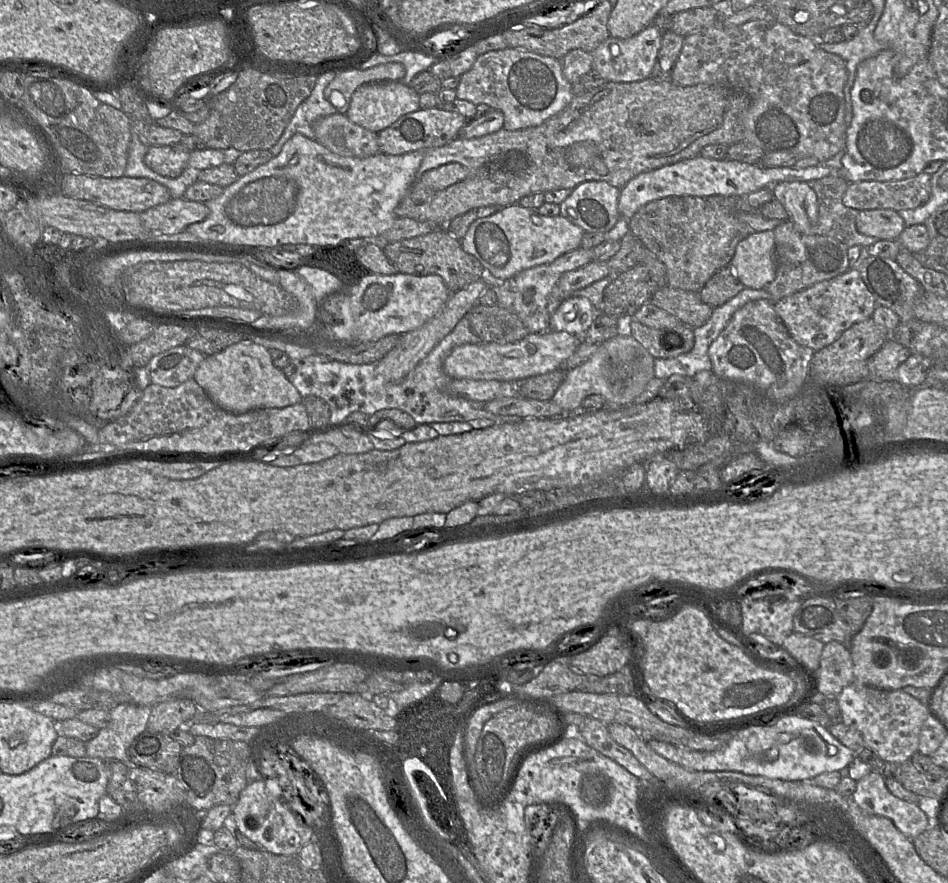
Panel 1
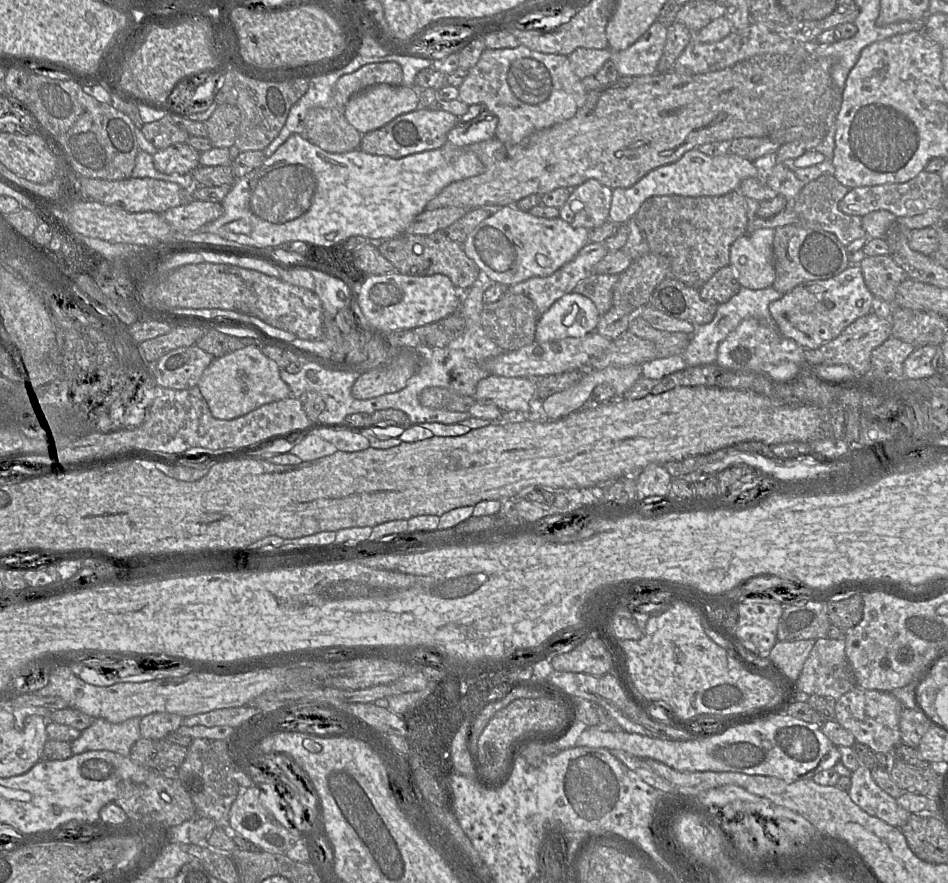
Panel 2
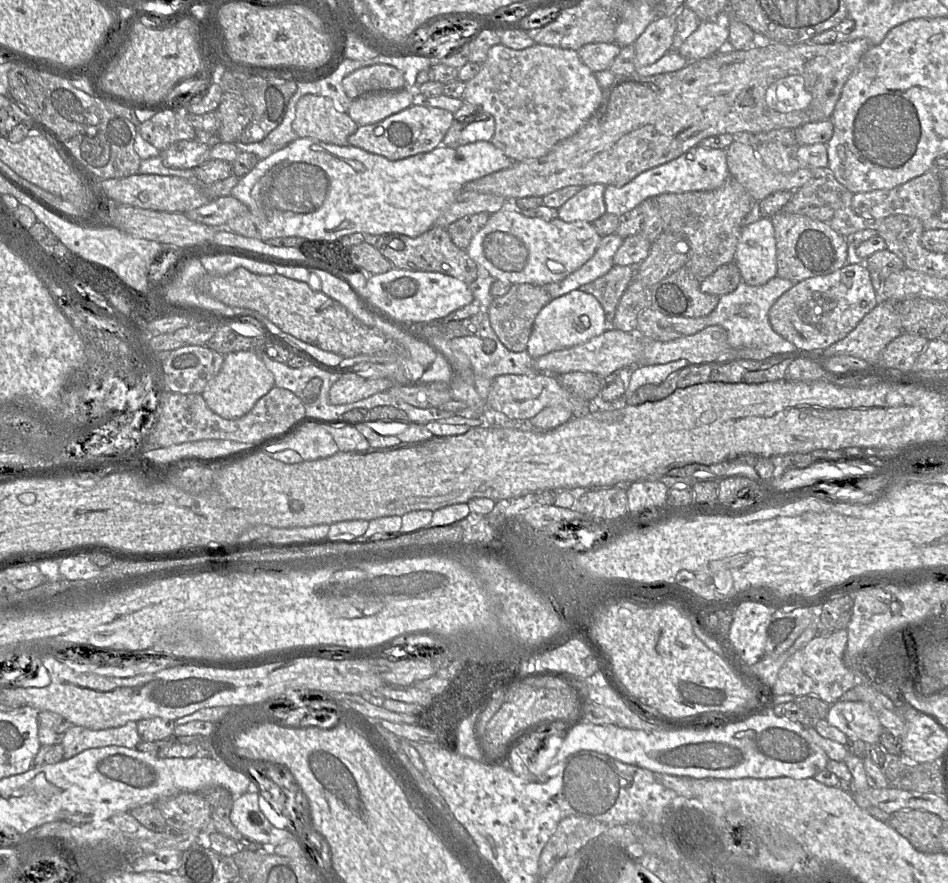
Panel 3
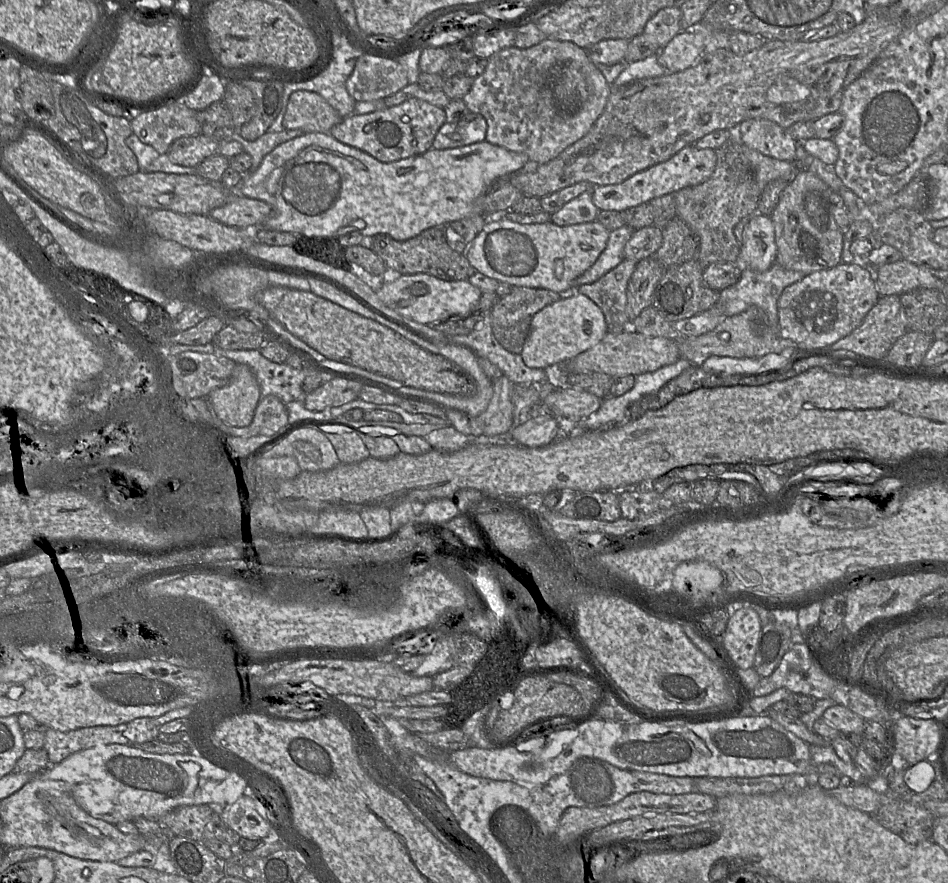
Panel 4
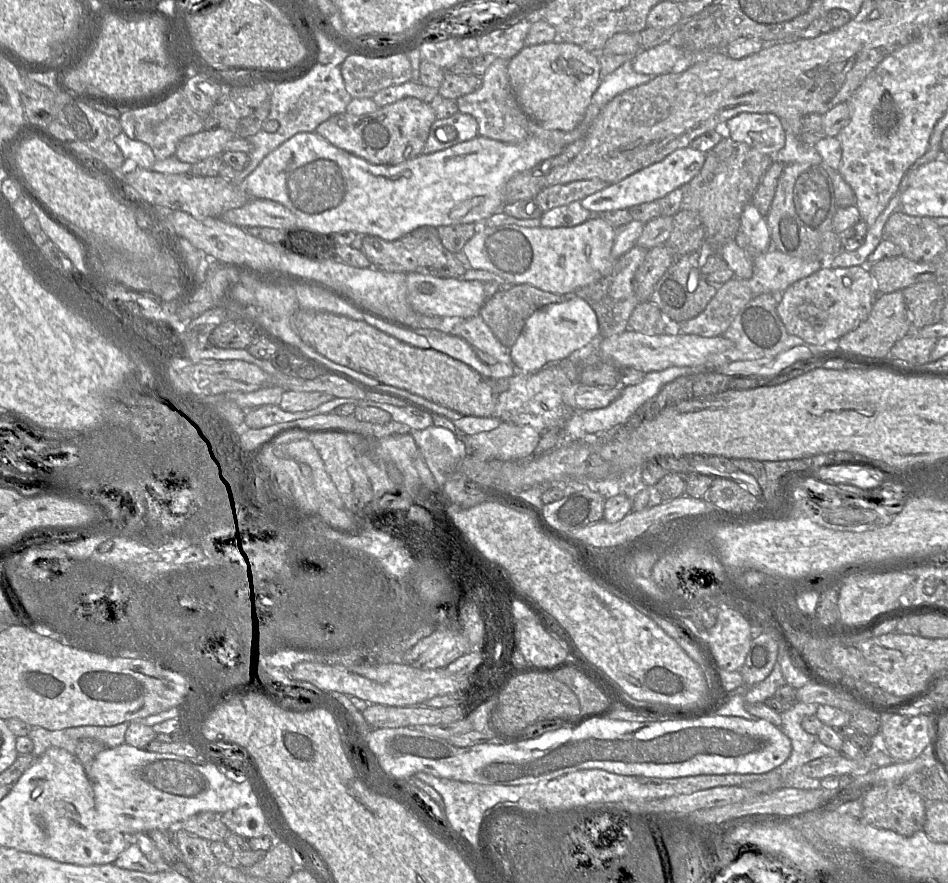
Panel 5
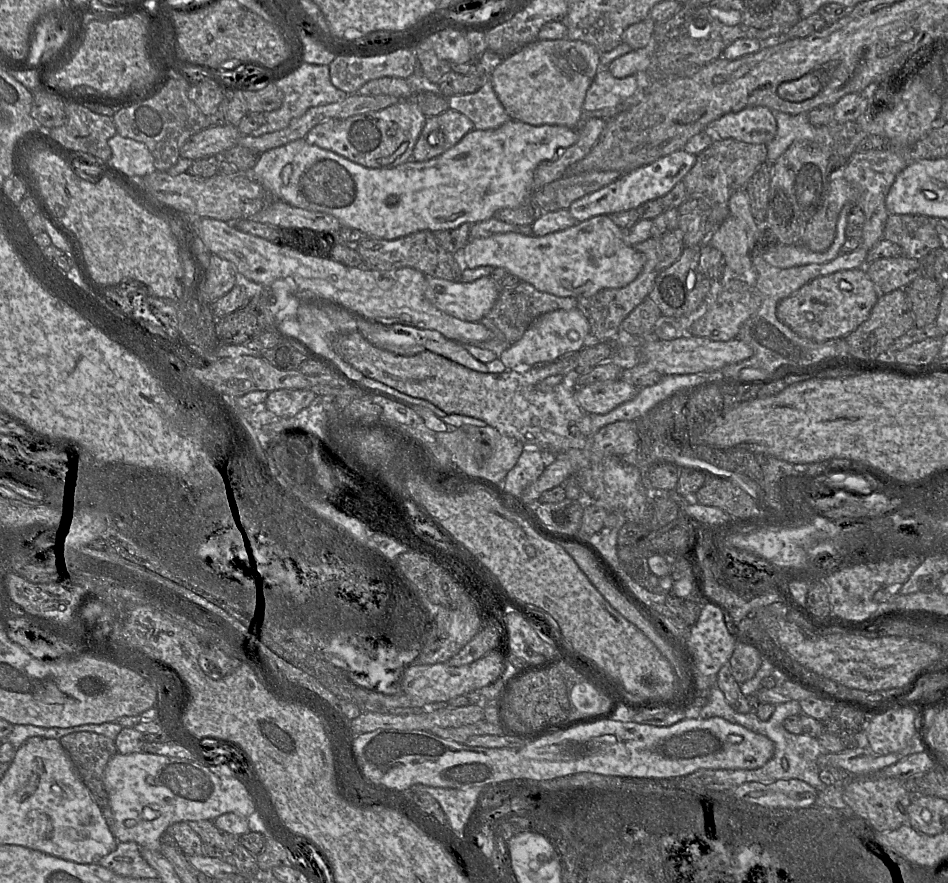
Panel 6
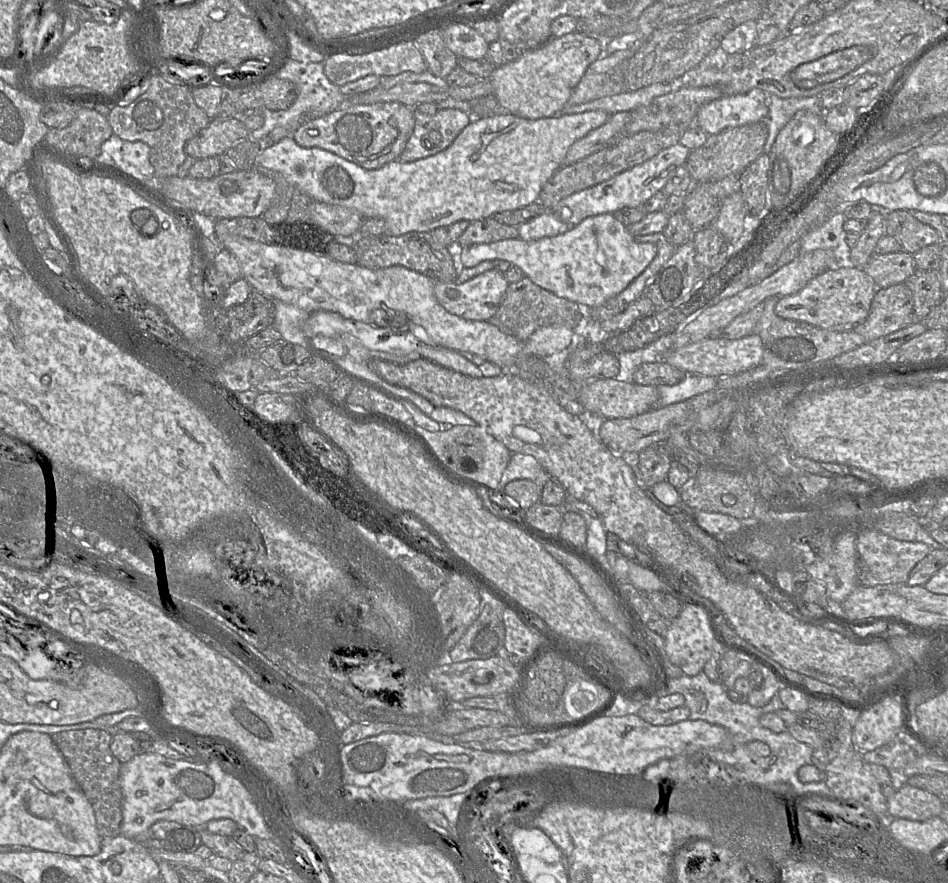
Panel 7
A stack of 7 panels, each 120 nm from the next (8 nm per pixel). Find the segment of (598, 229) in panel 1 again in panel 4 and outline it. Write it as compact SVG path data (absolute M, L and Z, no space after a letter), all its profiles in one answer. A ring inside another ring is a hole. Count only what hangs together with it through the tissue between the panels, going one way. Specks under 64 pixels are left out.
M592 189L583 192L551 214L550 221L557 226L569 226L596 221L599 209L592 201Z

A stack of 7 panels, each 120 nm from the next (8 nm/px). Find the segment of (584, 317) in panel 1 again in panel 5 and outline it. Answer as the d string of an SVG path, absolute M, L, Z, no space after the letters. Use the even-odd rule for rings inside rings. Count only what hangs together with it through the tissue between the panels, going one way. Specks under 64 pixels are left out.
M574 297L561 303L552 303L534 311L526 320L524 327L514 345L510 348L511 359L519 373L532 373L544 366L567 359L571 353L579 350L599 337L599 326L595 311L583 299Z

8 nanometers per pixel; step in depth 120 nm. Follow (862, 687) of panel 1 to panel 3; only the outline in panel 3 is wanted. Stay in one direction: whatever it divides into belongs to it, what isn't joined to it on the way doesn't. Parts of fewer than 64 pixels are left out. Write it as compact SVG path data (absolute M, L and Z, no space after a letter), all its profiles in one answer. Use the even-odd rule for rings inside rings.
M837 701L831 704L826 720L841 730L850 741L879 744L884 731L870 704L861 701Z

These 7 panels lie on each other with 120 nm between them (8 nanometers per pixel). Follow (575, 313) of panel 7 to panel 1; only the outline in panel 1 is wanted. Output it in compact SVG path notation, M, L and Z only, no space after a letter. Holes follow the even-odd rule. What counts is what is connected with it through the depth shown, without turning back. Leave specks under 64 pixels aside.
M475 305L469 311L470 329L483 343L514 343L529 334L522 321L499 305Z

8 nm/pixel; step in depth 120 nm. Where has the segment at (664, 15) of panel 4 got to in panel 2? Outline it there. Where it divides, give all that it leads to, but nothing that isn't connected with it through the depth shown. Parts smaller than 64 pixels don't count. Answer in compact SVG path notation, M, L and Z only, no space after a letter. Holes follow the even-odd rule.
M655 21L630 47L612 52L610 61L616 66L620 77L646 76L657 72L668 28Z

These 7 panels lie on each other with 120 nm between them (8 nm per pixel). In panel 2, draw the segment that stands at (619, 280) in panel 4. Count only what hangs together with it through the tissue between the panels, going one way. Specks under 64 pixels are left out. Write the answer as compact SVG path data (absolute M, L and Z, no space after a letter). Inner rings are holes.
M591 274L580 281L573 292L591 299L601 316L612 307L613 287L618 279L618 274Z

